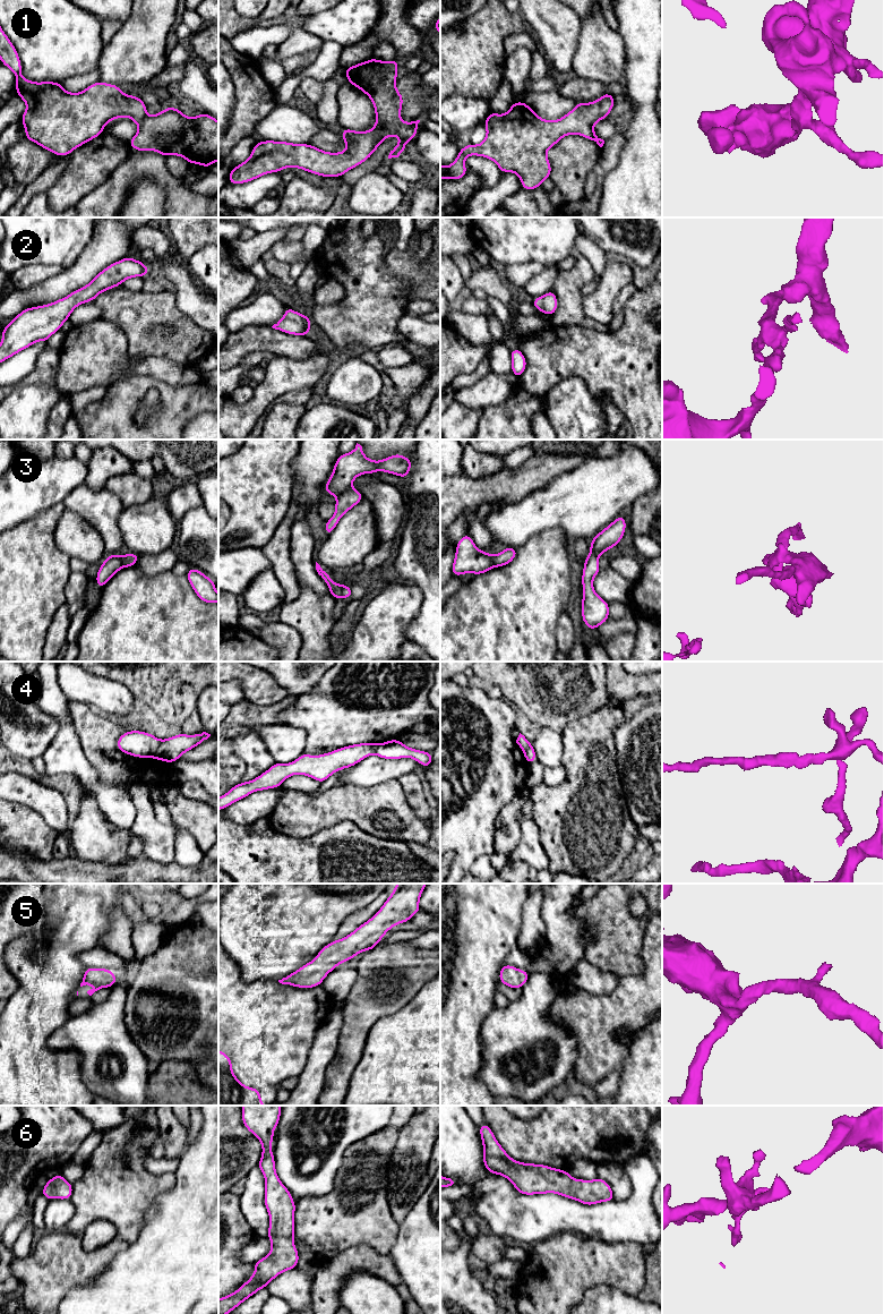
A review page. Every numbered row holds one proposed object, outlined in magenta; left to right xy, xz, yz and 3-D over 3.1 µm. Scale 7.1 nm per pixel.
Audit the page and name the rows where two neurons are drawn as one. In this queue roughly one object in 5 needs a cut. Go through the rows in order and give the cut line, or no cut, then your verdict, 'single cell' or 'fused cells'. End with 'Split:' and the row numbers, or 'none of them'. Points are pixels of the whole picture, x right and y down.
1: no cut | single cell
2: no cut | single cell
3: xz (351, 486), (337, 496) | fused cells
4: xy (161, 741), (151, 756) | fused cells
5: no cut | single cell
6: no cut | single cell
Split: 3, 4

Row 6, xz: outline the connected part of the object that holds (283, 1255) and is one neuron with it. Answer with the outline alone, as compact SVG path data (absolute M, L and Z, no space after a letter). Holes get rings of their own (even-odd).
M241 1106L242 1123L244 1127L260 1140L261 1159L257 1167L265 1177L265 1206L269 1214L269 1227L267 1237L271 1239L272 1248L267 1256L255 1262L255 1273L233 1294L218 1299L218 1314L229 1314L259 1289L266 1288L268 1283L284 1271L293 1270L299 1262L299 1253L294 1246L294 1211L297 1204L293 1202L289 1189L280 1180L275 1170L274 1152L269 1150L273 1144L274 1129L281 1118L281 1106Z

